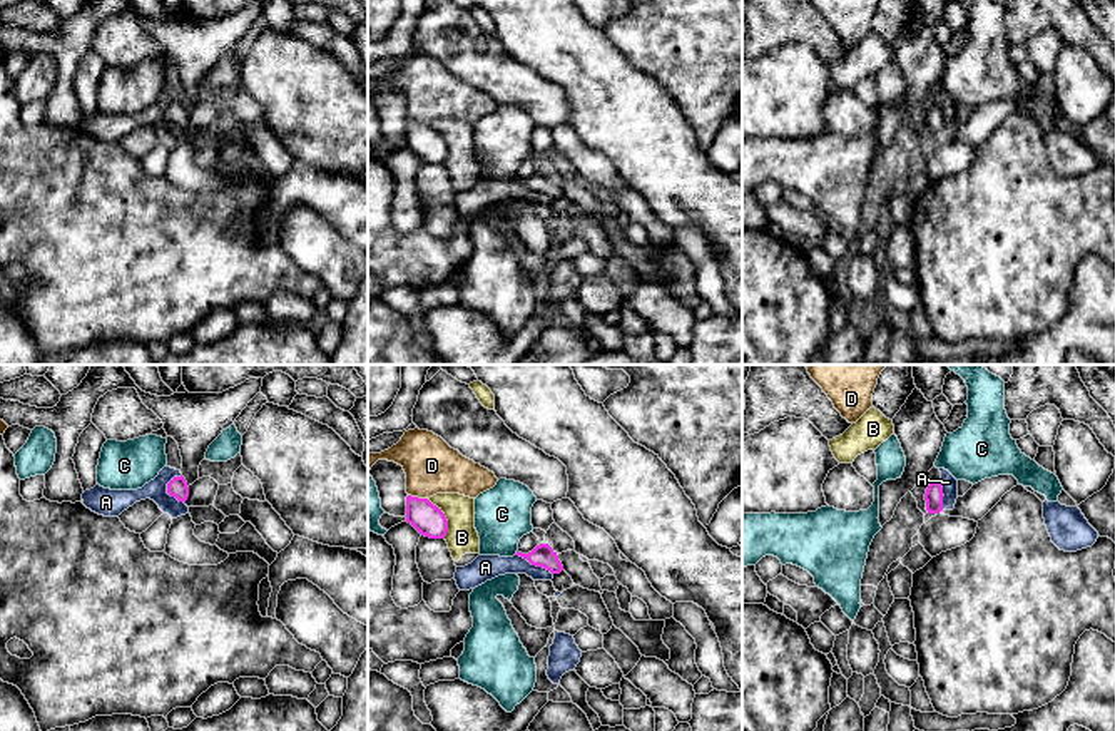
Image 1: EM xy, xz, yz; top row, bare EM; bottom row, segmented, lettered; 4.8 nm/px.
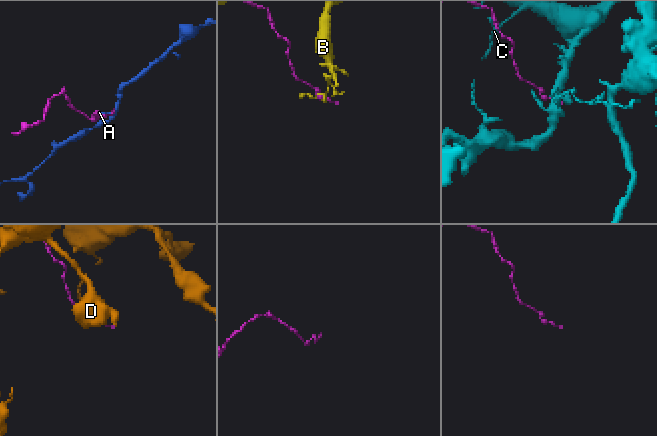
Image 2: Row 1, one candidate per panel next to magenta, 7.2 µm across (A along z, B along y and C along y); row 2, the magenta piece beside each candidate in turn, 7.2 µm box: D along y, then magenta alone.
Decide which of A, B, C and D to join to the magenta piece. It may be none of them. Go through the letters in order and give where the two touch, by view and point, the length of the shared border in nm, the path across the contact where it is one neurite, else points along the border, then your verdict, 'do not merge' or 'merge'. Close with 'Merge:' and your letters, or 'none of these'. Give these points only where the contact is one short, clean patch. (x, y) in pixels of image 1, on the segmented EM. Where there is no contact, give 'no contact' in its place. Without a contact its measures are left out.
A: meets magenta in xy at (168, 490); contact 150 nm long; border along xy (181, 474), (168, 484), (168, 492), (184, 504); do not merge
B: meets magenta in xz at (445, 517); contact 220 nm long; do not merge
C: meets magenta in xz at (517, 552); contact 40 nm long; do not merge
D: meets magenta in xz at (418, 499); contact 100 nm long; do not merge
Merge: none of these

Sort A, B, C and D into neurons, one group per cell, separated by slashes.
A / B / C / D

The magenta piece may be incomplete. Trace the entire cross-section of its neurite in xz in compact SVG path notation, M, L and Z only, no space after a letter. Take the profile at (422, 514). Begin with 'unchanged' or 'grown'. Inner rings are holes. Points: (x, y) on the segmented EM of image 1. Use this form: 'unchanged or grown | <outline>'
unchanged | M406 497L406 522L430 539L445 539L448 532L445 514L428 498Z

